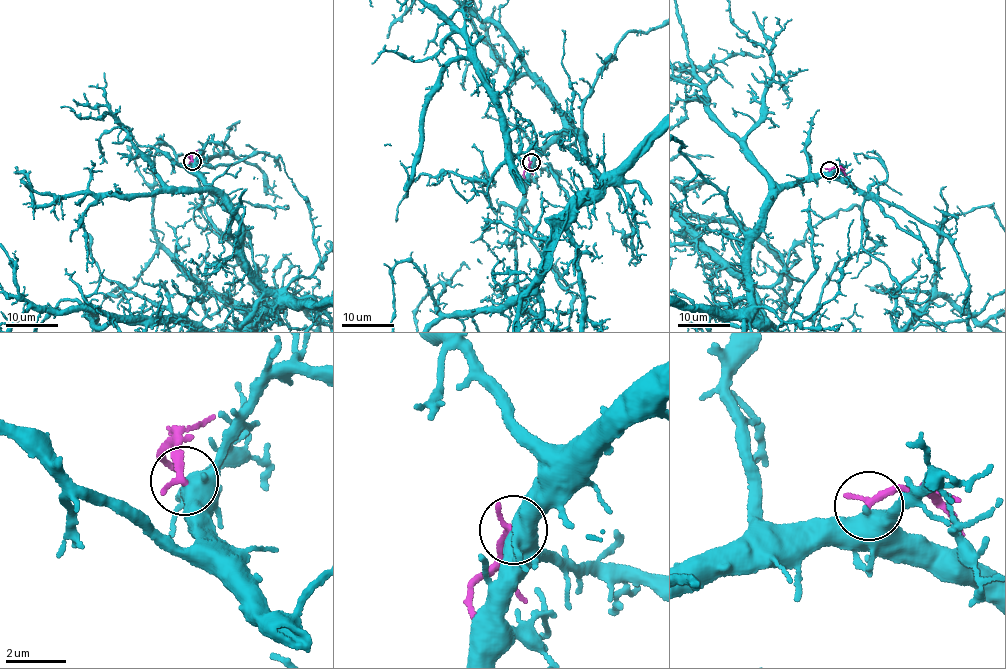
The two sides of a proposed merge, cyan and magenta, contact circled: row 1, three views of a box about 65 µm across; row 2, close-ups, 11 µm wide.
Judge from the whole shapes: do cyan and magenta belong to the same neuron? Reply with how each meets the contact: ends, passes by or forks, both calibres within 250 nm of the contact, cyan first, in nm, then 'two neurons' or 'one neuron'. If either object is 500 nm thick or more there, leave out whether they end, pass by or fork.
calibres 500 and 280 nm; one neuron

